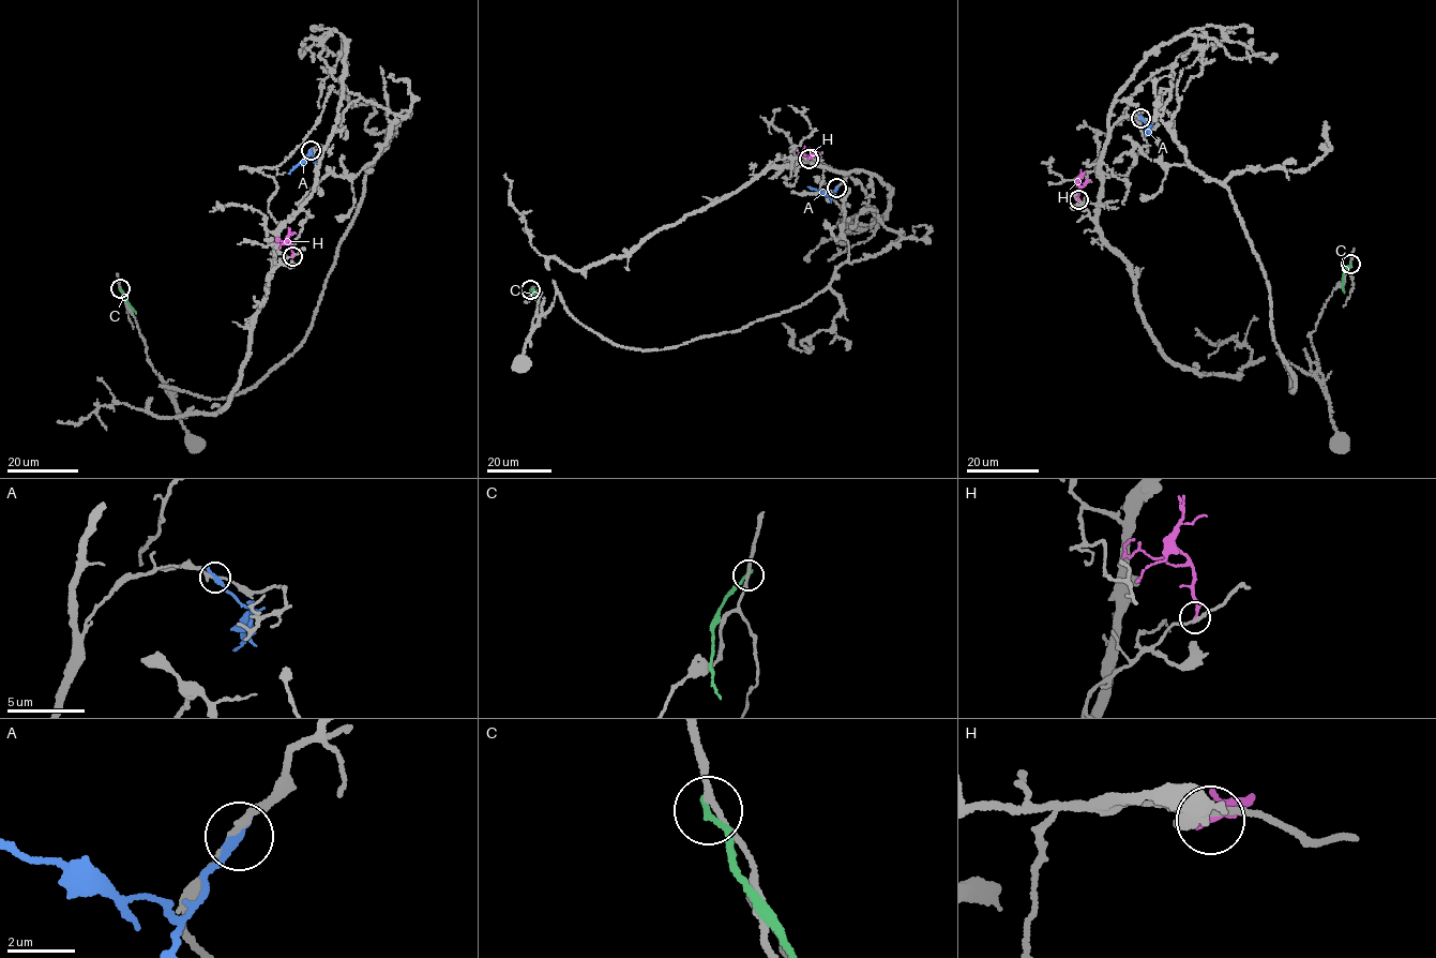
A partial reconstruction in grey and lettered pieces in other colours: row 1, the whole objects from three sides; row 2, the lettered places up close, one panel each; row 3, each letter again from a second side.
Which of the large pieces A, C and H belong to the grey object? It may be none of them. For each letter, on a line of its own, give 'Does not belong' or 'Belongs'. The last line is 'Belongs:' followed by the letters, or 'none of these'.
A: Does not belong
C: Does not belong
H: Does not belong
Belongs: none of these

